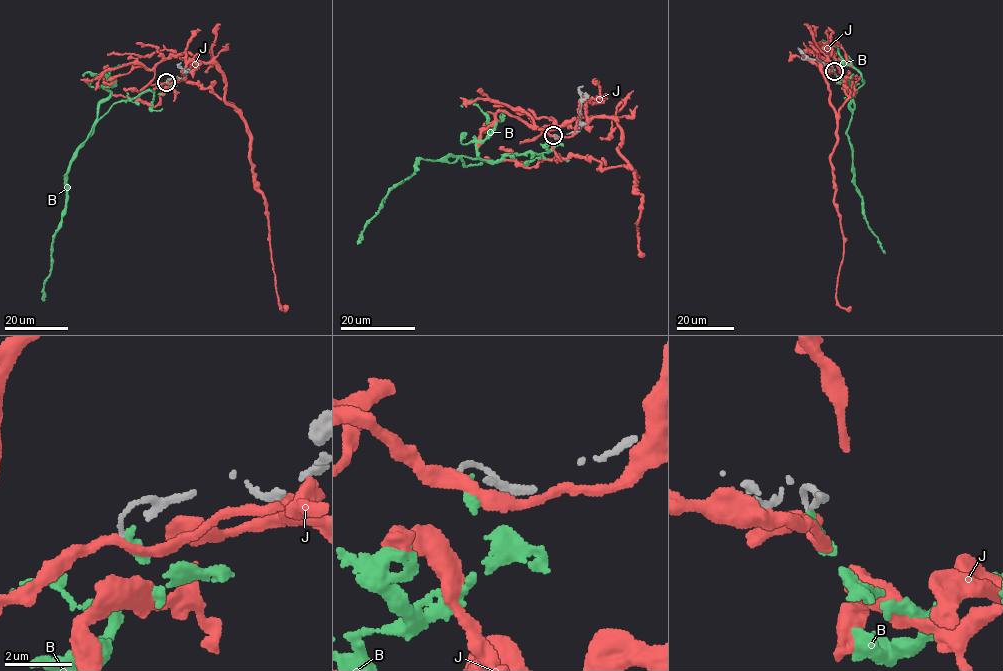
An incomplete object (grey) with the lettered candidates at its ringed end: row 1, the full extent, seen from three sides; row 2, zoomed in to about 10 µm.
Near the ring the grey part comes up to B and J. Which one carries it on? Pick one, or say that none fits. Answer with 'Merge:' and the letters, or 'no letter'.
Merge: B

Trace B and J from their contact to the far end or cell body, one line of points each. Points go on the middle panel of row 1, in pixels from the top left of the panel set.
B: (554, 135), (557, 143), (546, 152), (420, 159), (385, 197), (357, 244)
J: (553, 135), (572, 134), (585, 96), (588, 118), (613, 118), (618, 149), (642, 197), (635, 227), (643, 257)

